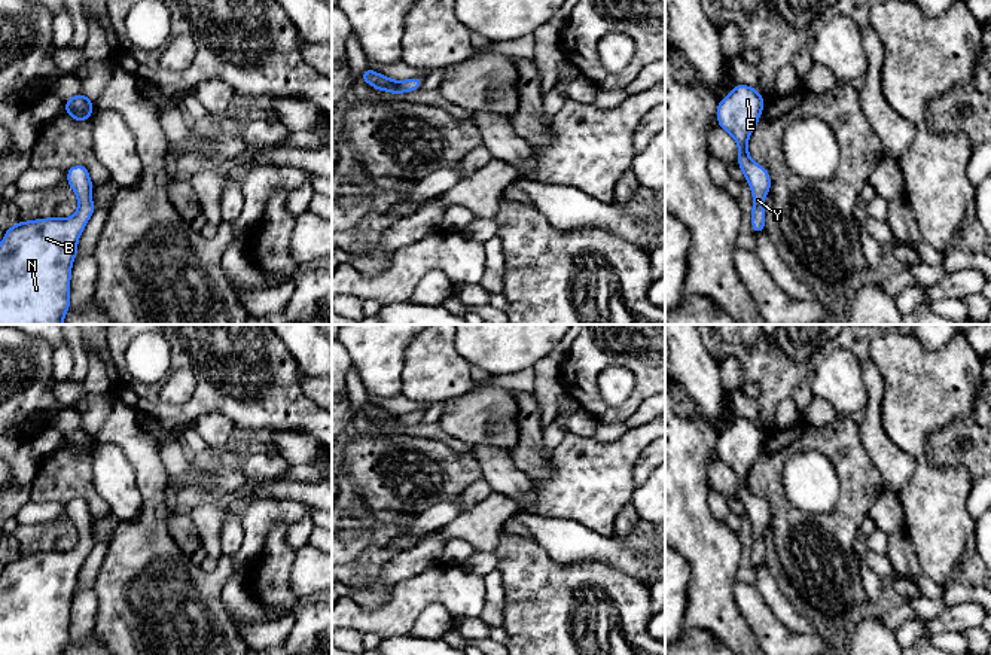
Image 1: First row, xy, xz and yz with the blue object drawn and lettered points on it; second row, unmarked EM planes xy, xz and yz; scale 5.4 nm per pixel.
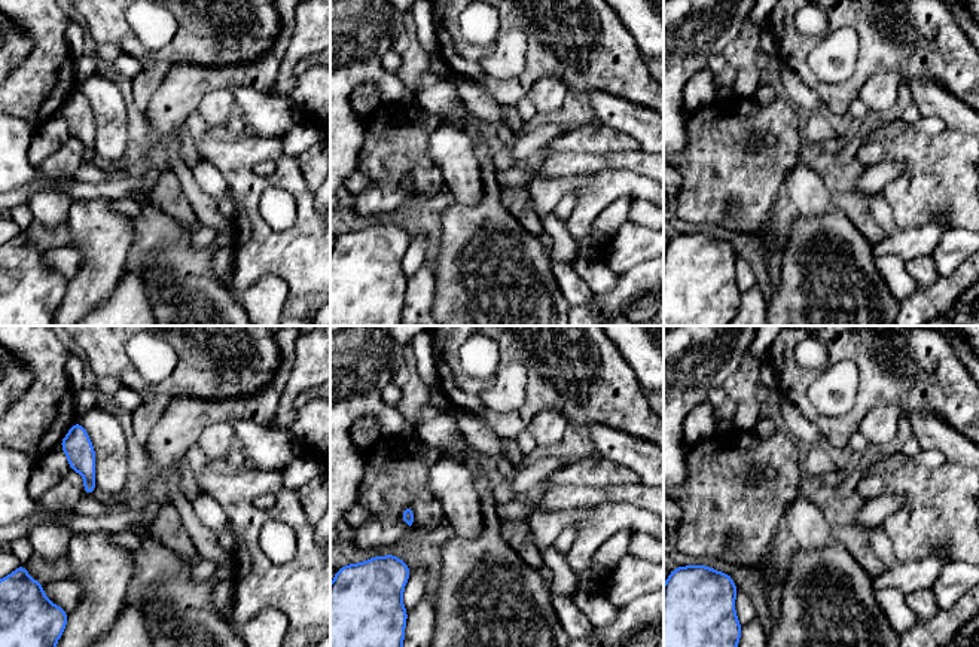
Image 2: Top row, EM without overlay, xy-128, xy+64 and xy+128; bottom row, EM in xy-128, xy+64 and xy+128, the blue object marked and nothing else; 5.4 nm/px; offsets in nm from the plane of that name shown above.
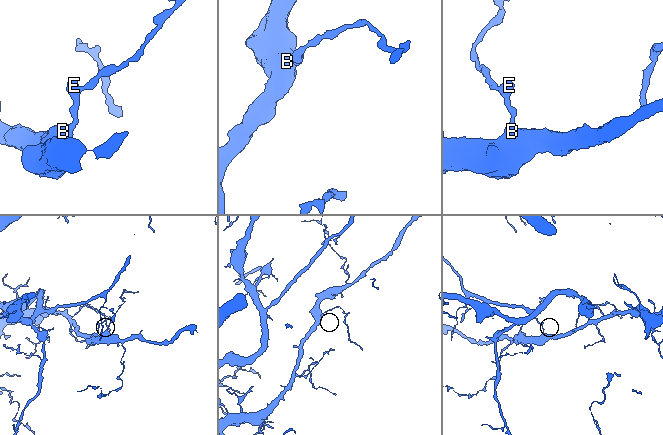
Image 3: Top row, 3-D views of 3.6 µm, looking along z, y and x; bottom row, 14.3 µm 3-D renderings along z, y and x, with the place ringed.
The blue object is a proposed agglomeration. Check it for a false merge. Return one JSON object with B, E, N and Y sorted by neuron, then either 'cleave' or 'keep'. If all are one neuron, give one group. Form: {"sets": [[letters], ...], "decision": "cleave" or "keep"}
{"sets": [["B", "E", "N", "Y"]], "decision": "keep"}

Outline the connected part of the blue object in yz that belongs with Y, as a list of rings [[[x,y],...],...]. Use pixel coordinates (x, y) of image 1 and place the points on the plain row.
[[[735,418],[734,424],[717,438],[717,457],[738,476],[738,500],[753,525],[751,561],[754,567],[765,563],[763,531],[769,528],[771,512],[765,500],[757,499],[748,488],[747,476],[759,456],[765,433],[753,420]]]

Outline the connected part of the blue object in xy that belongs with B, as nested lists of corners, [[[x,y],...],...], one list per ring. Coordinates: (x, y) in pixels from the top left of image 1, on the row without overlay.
[[[85,499],[67,503],[79,540],[67,552],[16,555],[0,578],[0,655],[62,655],[70,642],[70,609],[79,570],[94,548],[89,505]]]

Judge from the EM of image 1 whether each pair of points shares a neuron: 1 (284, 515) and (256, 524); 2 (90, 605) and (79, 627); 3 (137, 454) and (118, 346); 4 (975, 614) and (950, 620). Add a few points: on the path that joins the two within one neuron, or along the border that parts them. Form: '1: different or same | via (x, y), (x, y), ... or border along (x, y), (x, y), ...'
1: same | via (277, 515), (264, 517)
2: same | via (84, 611), (84, 621)
3: different | border along (116, 399), (133, 413)
4: same | via (969, 615), (956, 618)

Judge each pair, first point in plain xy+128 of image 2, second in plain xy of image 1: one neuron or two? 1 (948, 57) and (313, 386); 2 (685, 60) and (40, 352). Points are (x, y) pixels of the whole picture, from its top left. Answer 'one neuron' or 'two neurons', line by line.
1: two neurons
2: one neuron

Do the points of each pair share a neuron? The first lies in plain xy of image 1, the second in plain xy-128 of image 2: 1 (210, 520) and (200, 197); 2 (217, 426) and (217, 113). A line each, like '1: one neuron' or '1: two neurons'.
1: one neuron
2: one neuron

